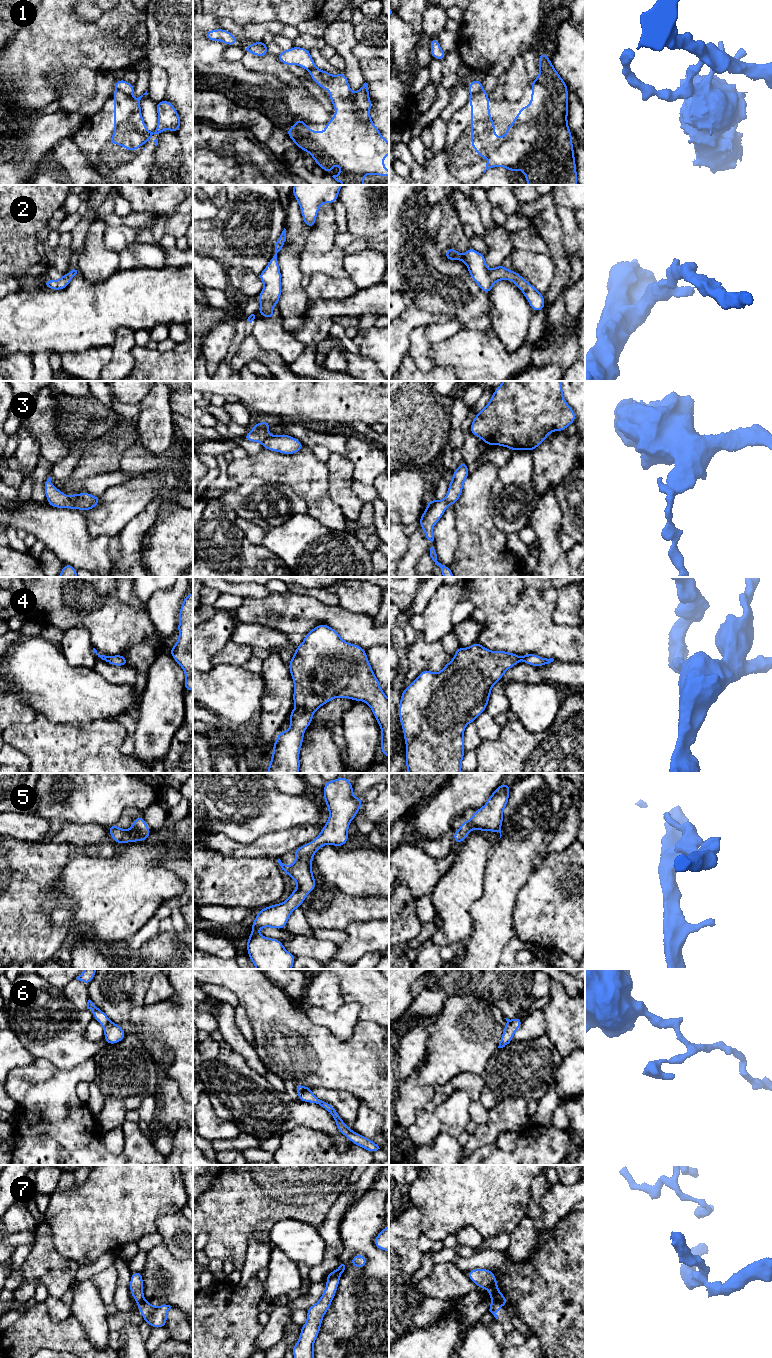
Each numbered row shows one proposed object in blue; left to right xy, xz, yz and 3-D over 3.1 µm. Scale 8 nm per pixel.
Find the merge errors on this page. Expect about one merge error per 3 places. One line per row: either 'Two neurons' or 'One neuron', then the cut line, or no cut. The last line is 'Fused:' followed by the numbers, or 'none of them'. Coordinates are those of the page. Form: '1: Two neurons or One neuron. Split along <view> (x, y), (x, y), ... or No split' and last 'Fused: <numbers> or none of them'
1: Two neurons. Split along xz (320, 70), (321, 75), (325, 79), (331, 76)
2: One neuron. No split
3: Two neurons. Split along xy (66, 496), (78, 508)
4: One neuron. No split
5: One neuron. No split
6: Two neurons. Split along xz (305, 1087), (298, 1094)
7: Two neurons. Split along yz (492, 1299), (499, 1300), (502, 1303)
Fused: 1, 3, 6, 7

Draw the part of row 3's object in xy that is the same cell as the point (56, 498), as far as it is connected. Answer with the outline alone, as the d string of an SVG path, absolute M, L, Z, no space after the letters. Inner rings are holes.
M49 477L43 487L48 505L55 508L78 509L75 503L71 501L65 493L61 492L52 484L51 480L52 477Z

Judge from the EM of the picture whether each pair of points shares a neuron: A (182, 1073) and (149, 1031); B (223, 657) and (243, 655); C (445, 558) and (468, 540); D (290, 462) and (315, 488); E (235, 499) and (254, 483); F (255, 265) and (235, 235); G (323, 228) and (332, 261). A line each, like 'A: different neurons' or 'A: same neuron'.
A: same neuron
B: same neuron
C: different neurons
D: same neuron
E: same neuron
F: same neuron
G: same neuron

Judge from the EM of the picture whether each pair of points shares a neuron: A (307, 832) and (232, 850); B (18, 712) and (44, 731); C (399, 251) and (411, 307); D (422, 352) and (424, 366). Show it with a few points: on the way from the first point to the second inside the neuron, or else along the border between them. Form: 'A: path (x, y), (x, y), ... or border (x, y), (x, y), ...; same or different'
A: path (288, 840), (251, 850); same
B: border (37, 714), (28, 723), (15, 723), (10, 726); different
C: border (404, 295), (408, 295), (417, 305), (426, 310); different
D: path (422, 355), (424, 363); same

